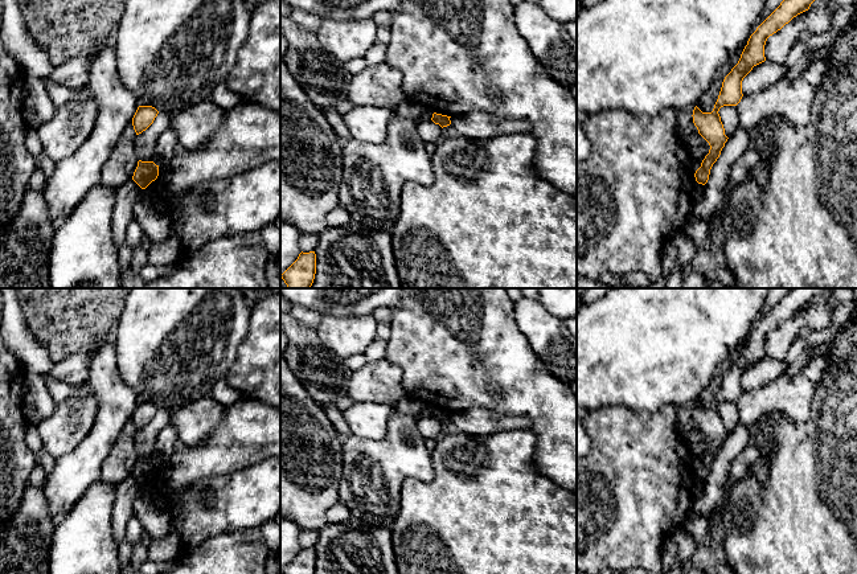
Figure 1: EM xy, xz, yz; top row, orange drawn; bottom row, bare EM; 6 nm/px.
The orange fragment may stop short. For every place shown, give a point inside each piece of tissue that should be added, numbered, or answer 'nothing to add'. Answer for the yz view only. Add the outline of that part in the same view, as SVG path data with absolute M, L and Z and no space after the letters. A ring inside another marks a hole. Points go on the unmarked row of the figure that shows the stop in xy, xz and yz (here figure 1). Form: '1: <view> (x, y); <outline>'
nothing to add

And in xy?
nothing to add

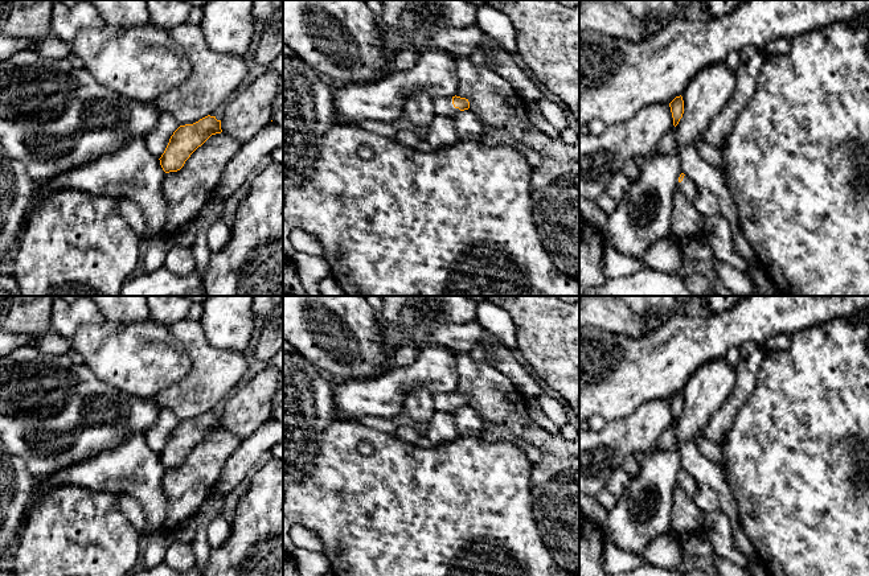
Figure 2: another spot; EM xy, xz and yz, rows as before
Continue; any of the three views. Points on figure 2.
1: xz (442, 402); M438 392L433 395L433 403L435 412L454 412L460 408L459 404L455 404L452 400L452 394Z

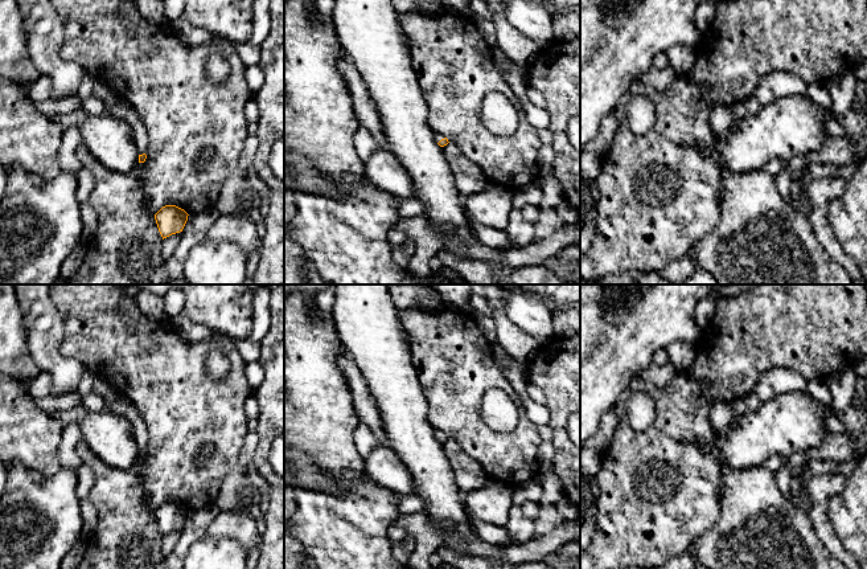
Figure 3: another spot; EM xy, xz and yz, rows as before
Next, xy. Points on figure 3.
1: xy (123, 406); M119 396L106 409L110 409L111 412L122 417L126 417L130 421L139 451L143 451L148 447L149 434L144 423L144 419L128 398Z

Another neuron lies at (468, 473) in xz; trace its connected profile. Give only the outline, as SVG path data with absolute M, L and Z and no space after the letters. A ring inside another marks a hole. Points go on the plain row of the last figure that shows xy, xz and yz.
M453 439L444 442L443 447L453 471L456 484L463 494L482 488L493 482L493 478L482 468L482 466L465 454Z

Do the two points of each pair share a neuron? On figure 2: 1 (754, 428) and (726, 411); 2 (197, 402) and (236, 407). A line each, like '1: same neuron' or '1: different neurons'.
1: different neurons
2: different neurons

